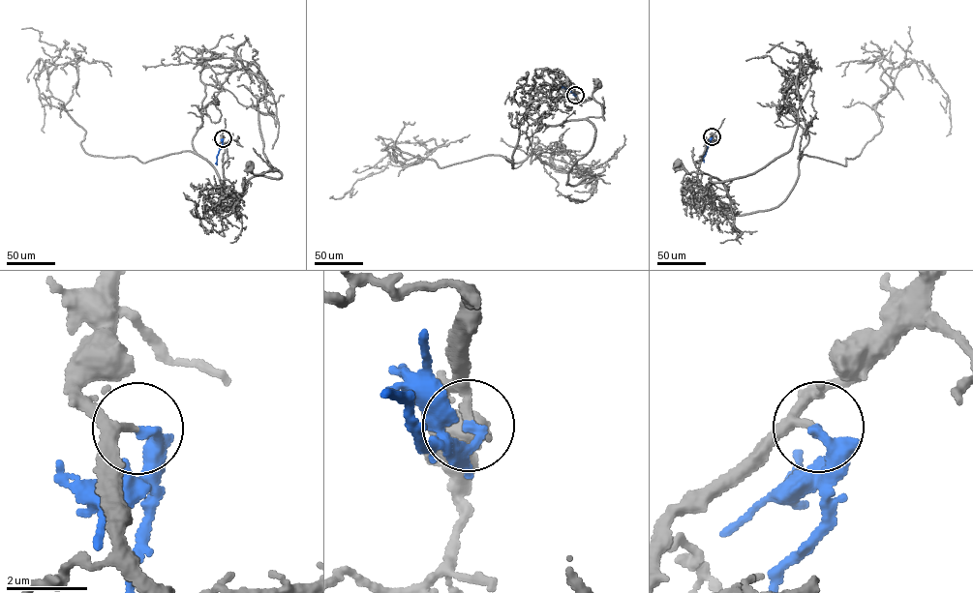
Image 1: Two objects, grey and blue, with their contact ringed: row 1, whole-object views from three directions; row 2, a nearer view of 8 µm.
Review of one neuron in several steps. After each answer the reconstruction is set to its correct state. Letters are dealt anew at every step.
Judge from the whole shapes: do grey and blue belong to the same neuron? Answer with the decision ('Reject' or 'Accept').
Accept

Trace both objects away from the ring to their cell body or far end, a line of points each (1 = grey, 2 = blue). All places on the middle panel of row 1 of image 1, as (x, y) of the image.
1: (575, 95), (565, 87), (555, 89), (529, 104), (526, 115), (551, 125), (602, 117), (592, 94), (598, 86)
2: (575, 95), (561, 88)

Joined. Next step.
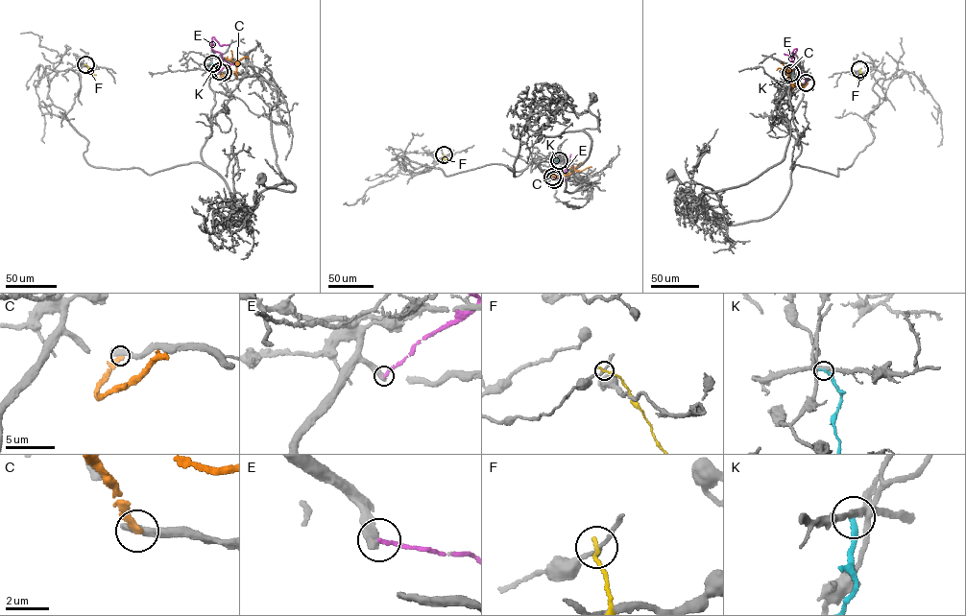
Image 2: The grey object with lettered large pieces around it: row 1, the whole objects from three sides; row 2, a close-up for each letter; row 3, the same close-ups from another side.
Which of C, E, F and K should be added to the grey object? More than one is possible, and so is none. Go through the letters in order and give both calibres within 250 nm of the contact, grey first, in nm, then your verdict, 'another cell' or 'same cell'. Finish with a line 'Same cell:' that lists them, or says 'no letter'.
C: 550 nm thick on the grey side, 360 nm on the other; another cell
E: 480 nm thick on the grey side, 220 nm on the other; another cell
F: 180 nm thick on the grey side, 200 nm on the other; another cell
K: 240 nm thick on the grey side, 280 nm on the other; another cell
Same cell: no letter

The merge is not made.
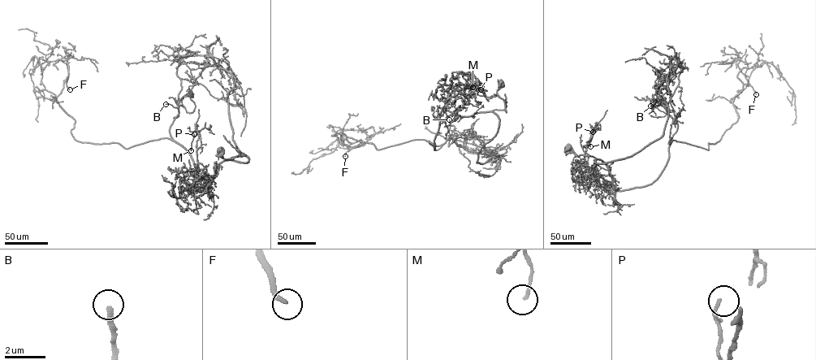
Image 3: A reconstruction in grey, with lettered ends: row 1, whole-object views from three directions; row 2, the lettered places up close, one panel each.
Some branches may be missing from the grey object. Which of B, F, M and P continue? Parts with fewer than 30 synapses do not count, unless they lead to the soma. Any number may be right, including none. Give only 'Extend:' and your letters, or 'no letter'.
Extend: B, F

